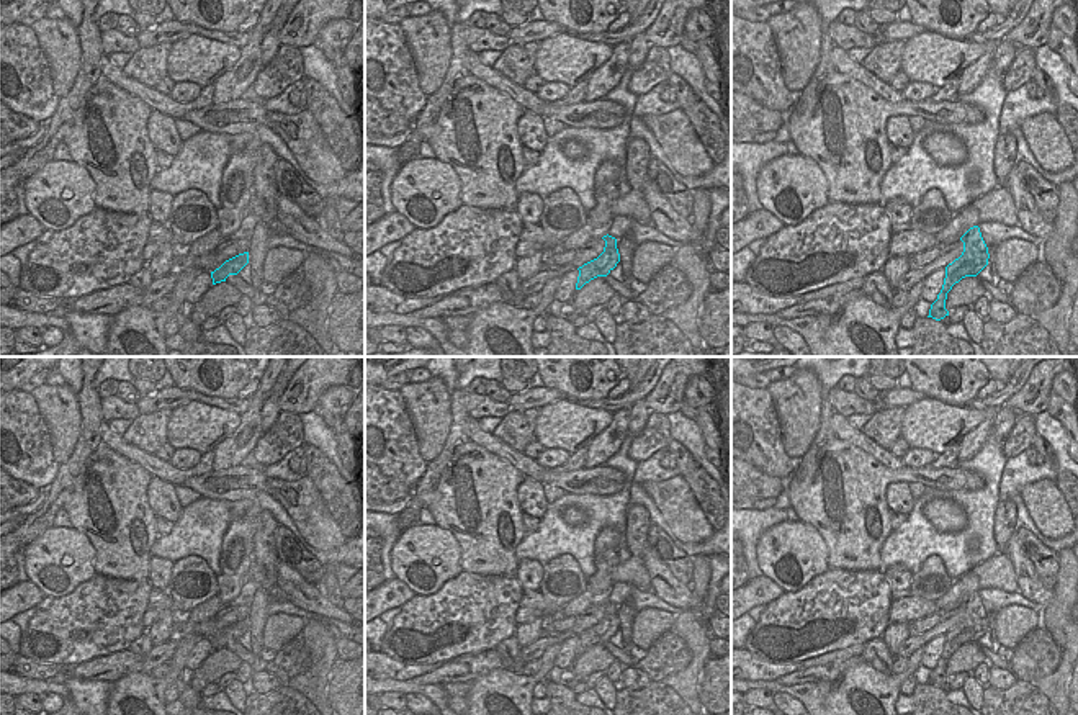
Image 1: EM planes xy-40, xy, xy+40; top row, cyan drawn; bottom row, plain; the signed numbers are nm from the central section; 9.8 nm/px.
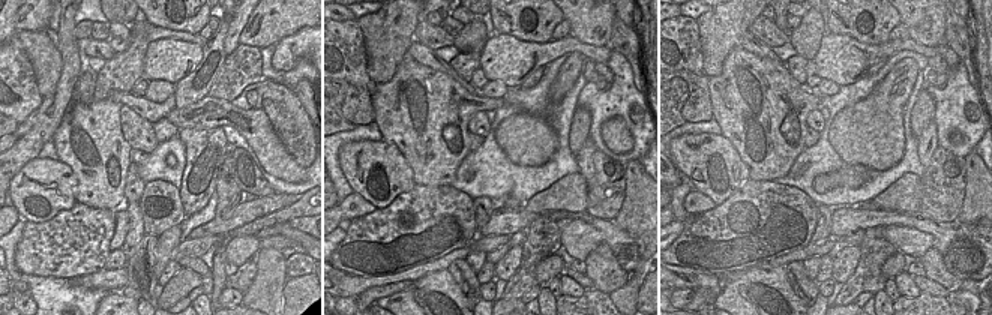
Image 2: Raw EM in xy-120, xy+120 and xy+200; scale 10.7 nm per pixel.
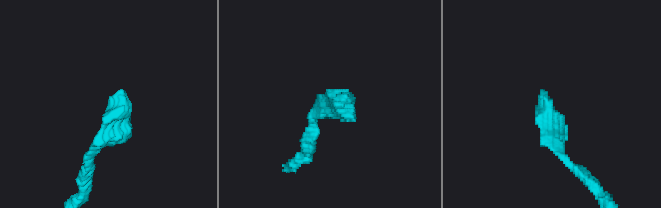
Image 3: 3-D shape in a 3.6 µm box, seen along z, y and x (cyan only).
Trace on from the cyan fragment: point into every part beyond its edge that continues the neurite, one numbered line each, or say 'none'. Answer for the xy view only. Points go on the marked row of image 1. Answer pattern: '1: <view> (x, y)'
1: xy (606, 180).

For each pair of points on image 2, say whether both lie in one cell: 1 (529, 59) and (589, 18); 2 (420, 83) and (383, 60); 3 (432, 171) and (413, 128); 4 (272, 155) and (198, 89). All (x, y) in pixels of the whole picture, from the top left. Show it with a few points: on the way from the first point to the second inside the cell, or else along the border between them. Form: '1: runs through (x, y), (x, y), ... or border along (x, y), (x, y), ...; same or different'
1: border along (571, 33), (580, 41), (604, 47); different
2: border along (407, 54), (395, 74), (387, 81), (377, 84); different
3: runs through (432, 161), (432, 147), (423, 138); same
4: border along (206, 95), (176, 108); different

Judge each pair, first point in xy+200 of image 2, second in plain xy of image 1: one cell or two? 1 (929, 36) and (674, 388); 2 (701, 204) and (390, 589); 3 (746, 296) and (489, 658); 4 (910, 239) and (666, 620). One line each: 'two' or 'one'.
1: one
2: one
3: two
4: one

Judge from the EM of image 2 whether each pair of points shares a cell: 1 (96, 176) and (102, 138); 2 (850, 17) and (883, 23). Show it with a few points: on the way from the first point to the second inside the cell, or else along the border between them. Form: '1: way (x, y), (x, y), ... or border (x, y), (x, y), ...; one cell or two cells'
1: way (114, 189), (122, 180), (119, 156); one cell
2: way (856, 29), (871, 39), (875, 35); one cell

